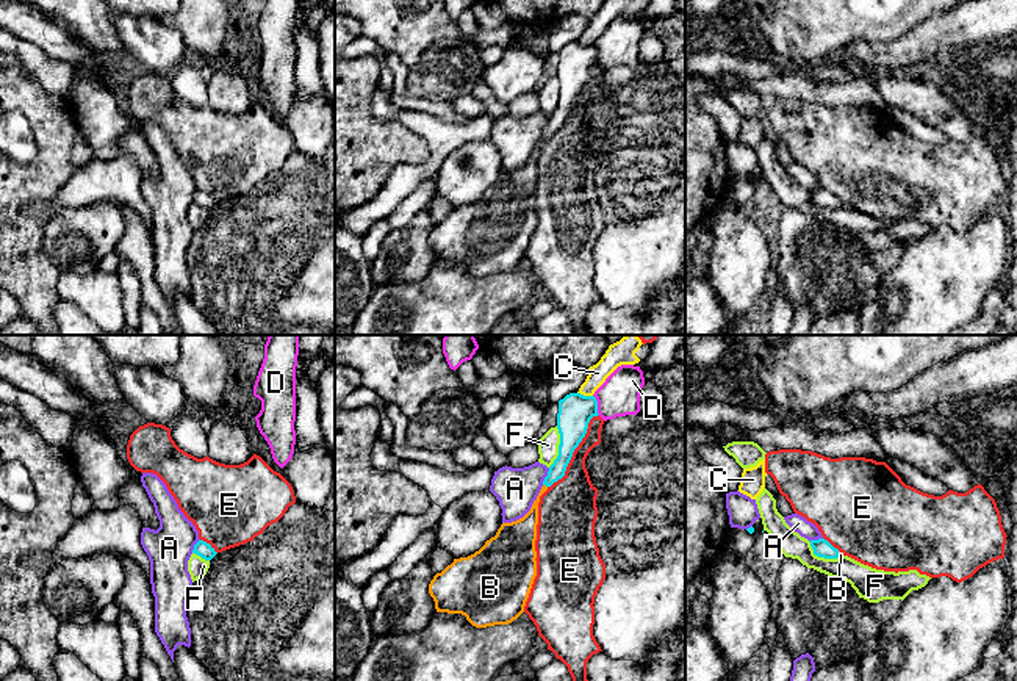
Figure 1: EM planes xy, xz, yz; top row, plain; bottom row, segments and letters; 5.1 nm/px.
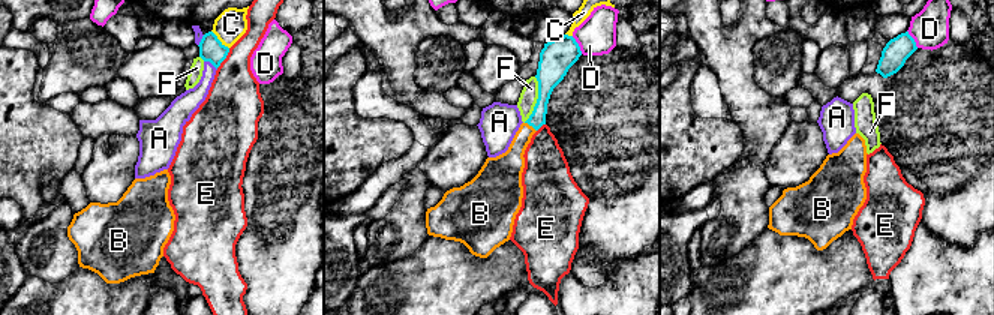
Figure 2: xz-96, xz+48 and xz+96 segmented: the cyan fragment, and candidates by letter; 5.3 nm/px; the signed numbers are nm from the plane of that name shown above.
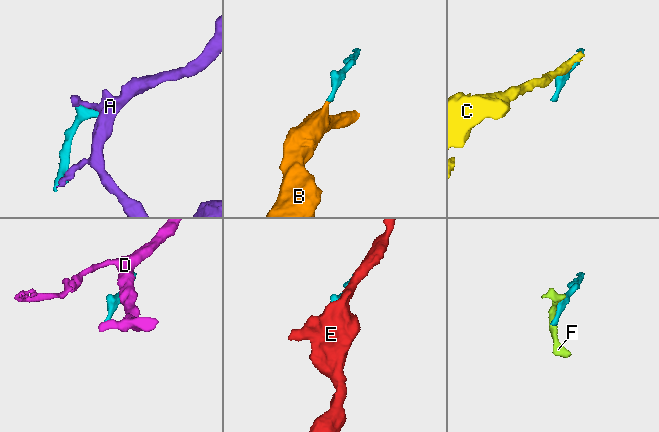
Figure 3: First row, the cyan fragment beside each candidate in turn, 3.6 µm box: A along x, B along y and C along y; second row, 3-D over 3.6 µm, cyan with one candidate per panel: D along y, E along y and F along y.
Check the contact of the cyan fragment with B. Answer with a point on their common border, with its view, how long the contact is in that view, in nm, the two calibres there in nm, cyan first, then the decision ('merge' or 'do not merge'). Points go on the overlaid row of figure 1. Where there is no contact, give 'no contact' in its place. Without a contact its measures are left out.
contact xz (545, 484); length 30 nm; calibres 100 and 120 nm; merge

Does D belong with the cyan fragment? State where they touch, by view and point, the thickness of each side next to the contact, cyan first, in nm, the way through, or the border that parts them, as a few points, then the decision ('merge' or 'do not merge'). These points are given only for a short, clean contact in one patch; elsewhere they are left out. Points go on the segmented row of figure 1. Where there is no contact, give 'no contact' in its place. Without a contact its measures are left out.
contact xz (596, 404); calibres 180 and 200 nm; do not merge

